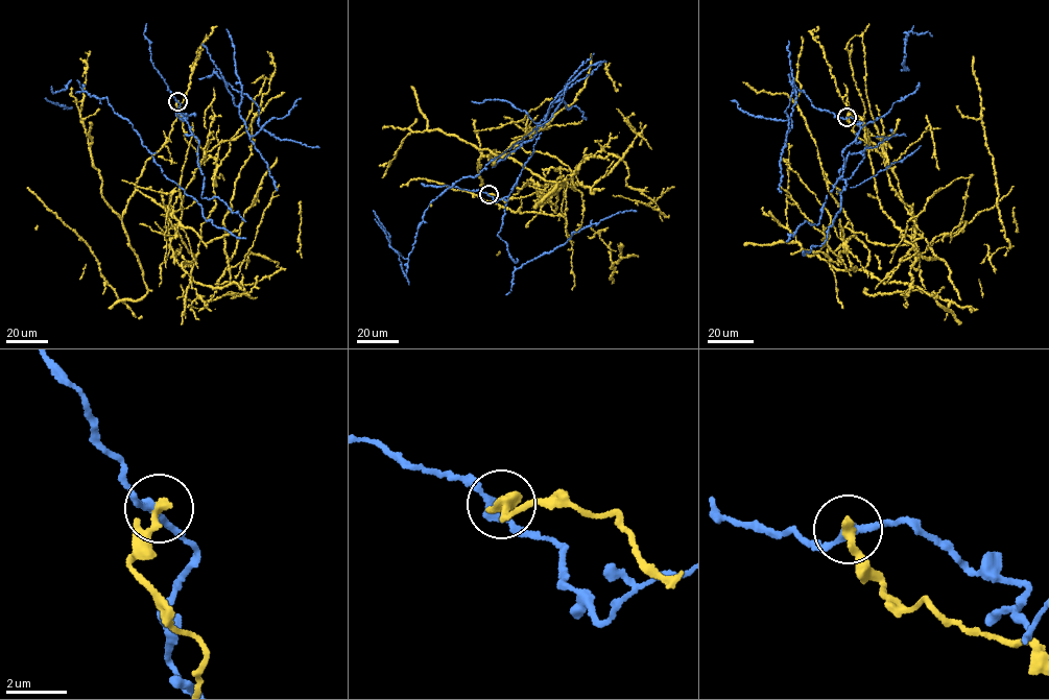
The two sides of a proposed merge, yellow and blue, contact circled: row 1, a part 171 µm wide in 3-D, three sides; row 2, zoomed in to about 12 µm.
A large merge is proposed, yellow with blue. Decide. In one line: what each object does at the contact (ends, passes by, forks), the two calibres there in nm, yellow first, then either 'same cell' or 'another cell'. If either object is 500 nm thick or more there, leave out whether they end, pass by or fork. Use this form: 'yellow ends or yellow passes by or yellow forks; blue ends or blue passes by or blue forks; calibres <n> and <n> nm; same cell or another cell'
yellow ends; blue passes by; calibres 320 and 240 nm; another cell

